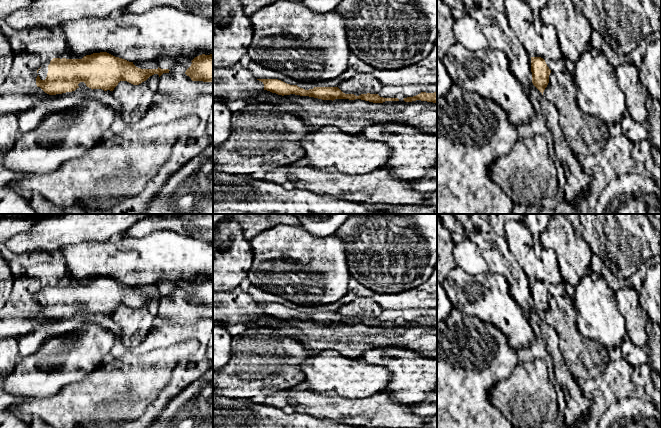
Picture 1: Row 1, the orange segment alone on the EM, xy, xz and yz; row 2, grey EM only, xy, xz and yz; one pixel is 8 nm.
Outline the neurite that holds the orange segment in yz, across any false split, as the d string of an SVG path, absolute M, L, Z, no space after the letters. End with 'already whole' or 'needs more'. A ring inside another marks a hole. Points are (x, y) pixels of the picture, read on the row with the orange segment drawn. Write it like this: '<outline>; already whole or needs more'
M531 57L532 83L542 93L549 83L551 70L541 57Z; already whole

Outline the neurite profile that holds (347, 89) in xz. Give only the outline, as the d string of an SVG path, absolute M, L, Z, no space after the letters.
M372 72L356 74L349 80L343 81L338 88L345 94L378 94L382 84L374 77Z

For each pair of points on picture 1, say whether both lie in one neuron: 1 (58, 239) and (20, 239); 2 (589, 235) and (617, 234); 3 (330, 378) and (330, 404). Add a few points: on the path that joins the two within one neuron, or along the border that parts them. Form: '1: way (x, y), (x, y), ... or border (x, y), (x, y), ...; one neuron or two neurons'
1: way (49, 239), (29, 239); one neuron
2: way (596, 232), (610, 232); one neuron
3: border (310, 389), (325, 395), (340, 395), (353, 399); two neurons

